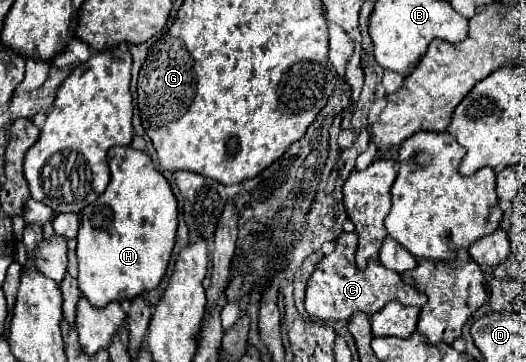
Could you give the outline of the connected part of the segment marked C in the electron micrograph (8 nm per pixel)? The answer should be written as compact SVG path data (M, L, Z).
M343 232L337 238L337 248L333 254L325 256L315 272L311 274L307 282L307 294L305 294L305 310L309 316L315 316L319 320L351 320L355 312L375 314L381 310L387 302L397 300L403 306L423 306L425 294L417 292L413 286L405 284L399 274L409 272L417 268L417 260L393 238L385 238L379 260L389 268L385 268L379 260L369 260L365 270L357 270L355 266L355 252L357 252L357 234L355 232Z

